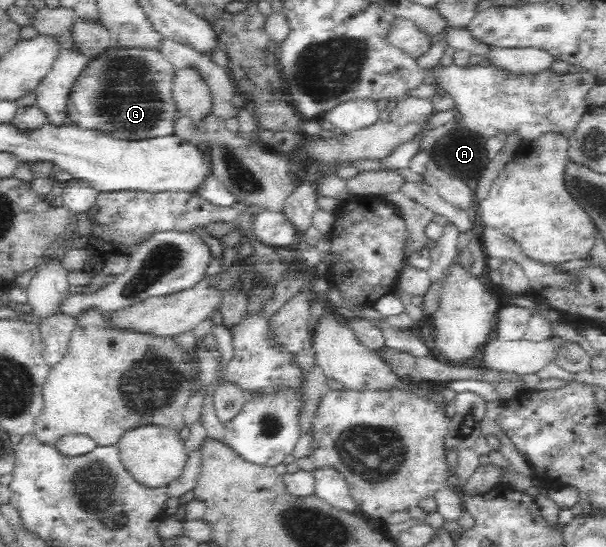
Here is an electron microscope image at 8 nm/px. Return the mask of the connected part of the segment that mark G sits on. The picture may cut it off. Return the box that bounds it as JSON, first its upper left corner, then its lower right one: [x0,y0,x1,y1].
[65,40,177,141]

